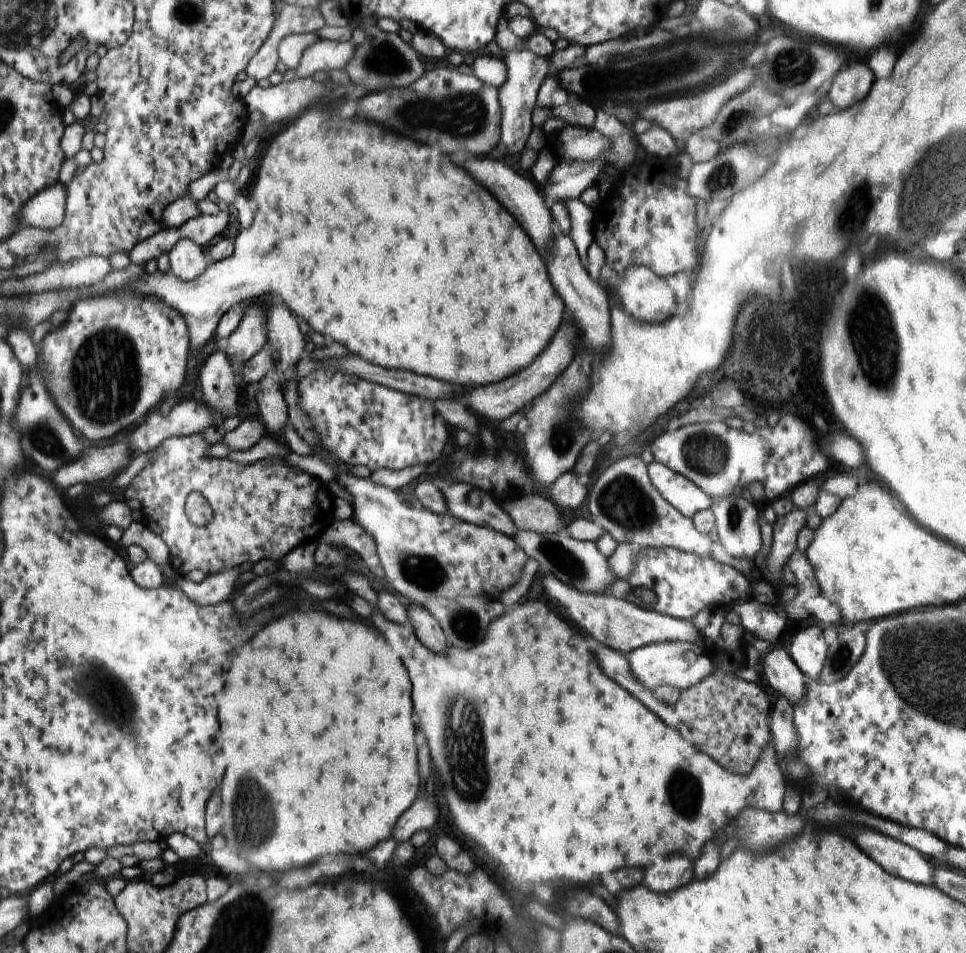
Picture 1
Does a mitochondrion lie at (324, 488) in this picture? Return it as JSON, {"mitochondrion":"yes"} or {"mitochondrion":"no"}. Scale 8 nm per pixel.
{"mitochondrion":"no"}

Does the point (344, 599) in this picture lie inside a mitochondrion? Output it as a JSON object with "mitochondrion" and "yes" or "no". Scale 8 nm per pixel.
{"mitochondrion":"no"}

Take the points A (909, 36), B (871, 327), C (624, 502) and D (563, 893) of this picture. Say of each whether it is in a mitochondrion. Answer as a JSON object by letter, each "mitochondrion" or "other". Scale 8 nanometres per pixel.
{"A":"other","B":"mitochondrion","C":"mitochondrion","D":"other"}

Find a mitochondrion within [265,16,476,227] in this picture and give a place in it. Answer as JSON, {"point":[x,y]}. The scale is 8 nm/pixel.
{"point":[383,60]}

